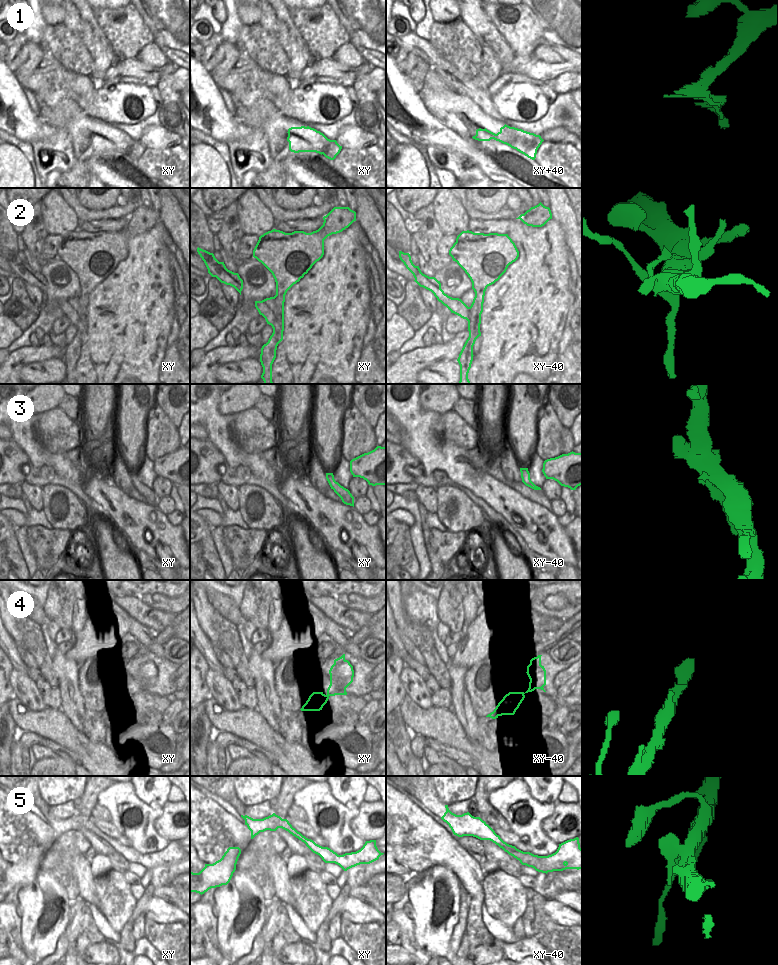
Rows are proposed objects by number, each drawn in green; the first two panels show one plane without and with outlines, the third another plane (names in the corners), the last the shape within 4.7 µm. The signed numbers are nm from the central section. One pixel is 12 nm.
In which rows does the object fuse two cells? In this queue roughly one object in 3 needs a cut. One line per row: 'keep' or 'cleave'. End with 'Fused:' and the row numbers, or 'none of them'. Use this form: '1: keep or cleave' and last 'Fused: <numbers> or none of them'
1: cleave
2: cleave
3: keep
4: keep
5: cleave
Fused: 1, 2, 5

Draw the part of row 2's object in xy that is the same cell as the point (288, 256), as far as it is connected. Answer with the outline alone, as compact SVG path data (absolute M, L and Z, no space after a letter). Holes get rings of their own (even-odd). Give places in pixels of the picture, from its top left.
M334 207L323 217L323 225L316 231L306 233L294 231L285 233L273 229L261 235L253 250L253 257L261 262L273 275L276 282L276 293L288 291L300 281L312 266L324 255L324 240L348 228L356 221L356 212L349 207Z

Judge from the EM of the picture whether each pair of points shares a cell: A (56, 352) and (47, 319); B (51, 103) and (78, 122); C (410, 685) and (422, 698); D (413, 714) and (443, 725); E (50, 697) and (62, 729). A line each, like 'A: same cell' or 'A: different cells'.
A: different cells
B: same cell
C: same cell
D: same cell
E: different cells

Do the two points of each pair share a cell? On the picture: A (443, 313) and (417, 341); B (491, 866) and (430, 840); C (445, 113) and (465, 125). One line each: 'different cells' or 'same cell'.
A: same cell
B: different cells
C: same cell

